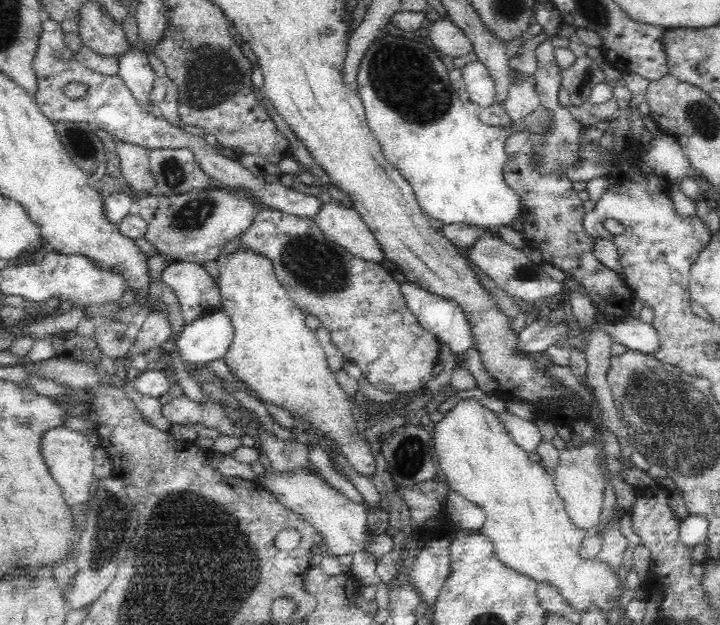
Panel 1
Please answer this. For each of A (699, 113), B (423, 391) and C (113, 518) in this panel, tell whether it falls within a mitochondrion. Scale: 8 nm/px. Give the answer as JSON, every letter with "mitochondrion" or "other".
{"A":"mitochondrion","B":"other","C":"mitochondrion"}

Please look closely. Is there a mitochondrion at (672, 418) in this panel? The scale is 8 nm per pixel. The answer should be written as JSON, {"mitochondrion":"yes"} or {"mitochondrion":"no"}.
{"mitochondrion":"yes"}

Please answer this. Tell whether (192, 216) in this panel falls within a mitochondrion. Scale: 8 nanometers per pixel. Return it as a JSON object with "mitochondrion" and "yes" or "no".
{"mitochondrion":"yes"}

